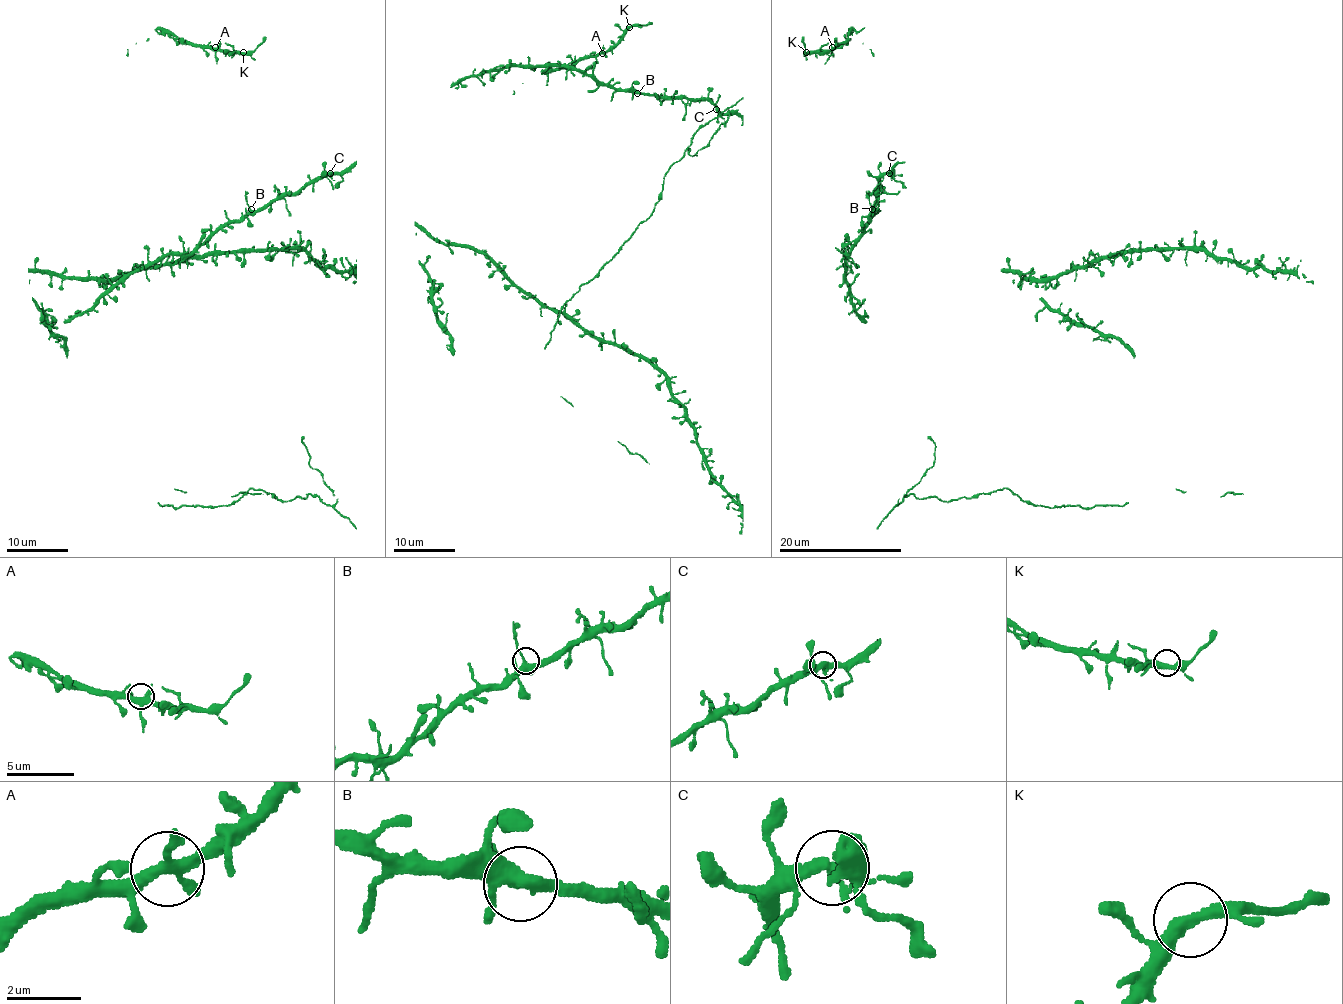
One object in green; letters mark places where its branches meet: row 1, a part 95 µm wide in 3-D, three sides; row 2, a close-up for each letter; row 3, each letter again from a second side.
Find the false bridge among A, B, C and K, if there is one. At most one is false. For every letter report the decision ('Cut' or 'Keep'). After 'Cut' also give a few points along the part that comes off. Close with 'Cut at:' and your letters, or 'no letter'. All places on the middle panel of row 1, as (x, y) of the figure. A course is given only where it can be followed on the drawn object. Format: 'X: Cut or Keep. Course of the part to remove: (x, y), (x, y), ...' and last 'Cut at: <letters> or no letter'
A: Keep
B: Keep
C: Keep
K: Keep
Cut at: no letter

